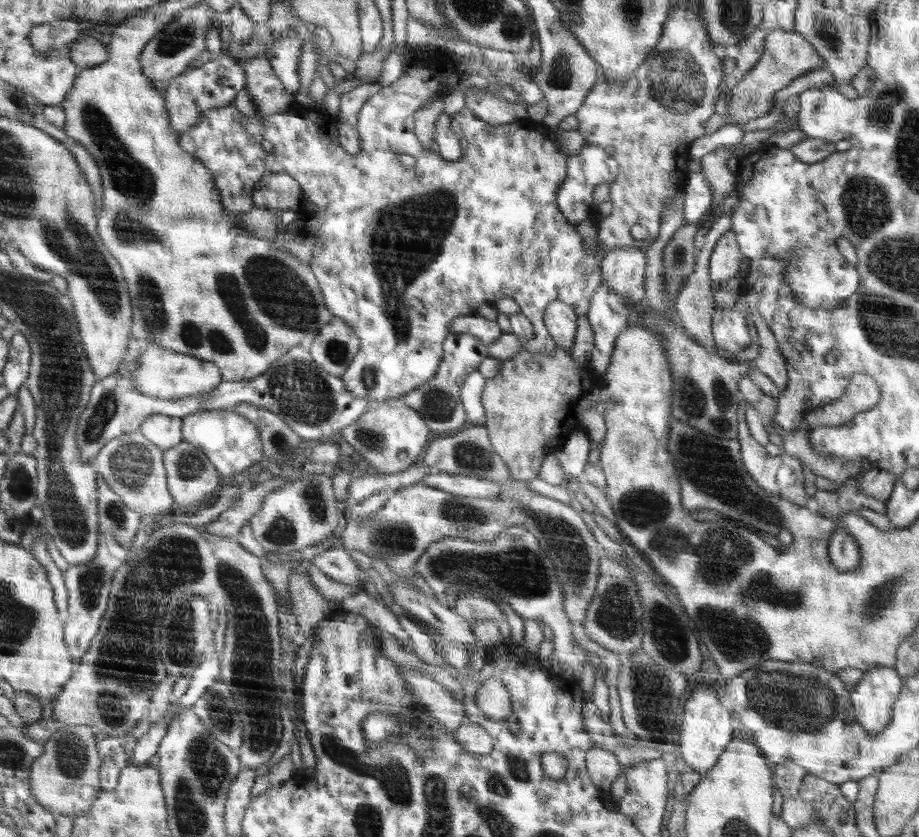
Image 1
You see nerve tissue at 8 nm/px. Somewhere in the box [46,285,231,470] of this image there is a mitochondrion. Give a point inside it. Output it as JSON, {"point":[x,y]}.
{"point":[105,408]}

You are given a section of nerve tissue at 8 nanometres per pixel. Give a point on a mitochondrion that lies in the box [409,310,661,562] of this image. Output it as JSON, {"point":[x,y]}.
{"point":[439,405]}

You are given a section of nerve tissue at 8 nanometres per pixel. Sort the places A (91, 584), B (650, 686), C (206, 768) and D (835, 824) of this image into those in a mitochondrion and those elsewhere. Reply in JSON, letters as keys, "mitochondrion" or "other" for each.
{"A":"mitochondrion","B":"mitochondrion","C":"mitochondrion","D":"other"}

